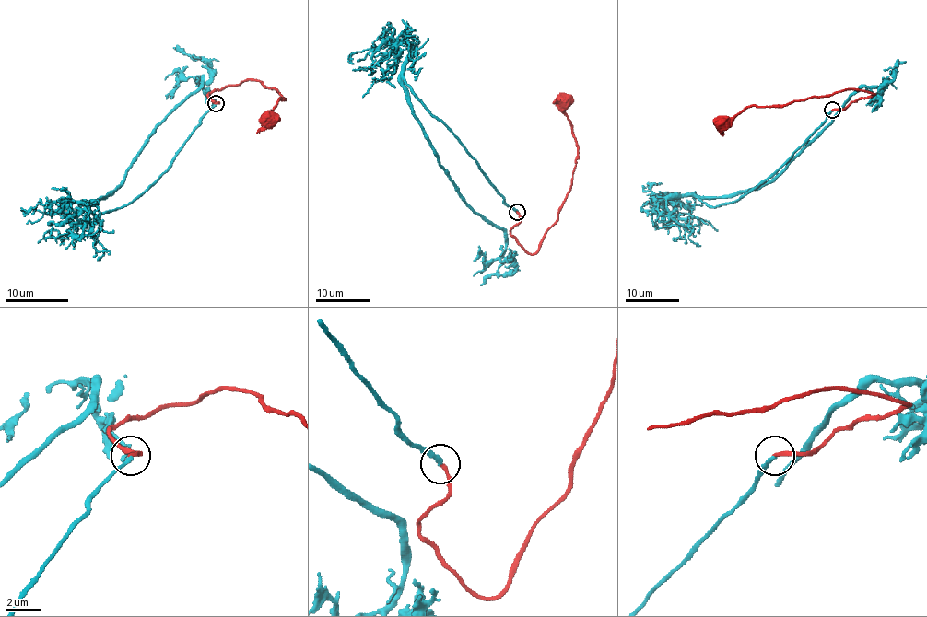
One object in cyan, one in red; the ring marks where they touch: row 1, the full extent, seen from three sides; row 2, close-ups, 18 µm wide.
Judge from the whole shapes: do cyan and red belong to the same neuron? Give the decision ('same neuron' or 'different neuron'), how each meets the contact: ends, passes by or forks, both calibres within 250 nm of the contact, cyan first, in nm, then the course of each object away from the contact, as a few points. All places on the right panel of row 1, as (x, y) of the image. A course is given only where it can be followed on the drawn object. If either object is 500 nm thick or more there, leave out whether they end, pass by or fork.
different neuron; cyan ends there; red ends there; 220 nm thick on the cyan side, 200 nm on the other; cyan runs (832, 110), (744, 195), (717, 206), (699, 200), (771, 180), (852, 95), (863, 87), (881, 92), (905, 62); red runs (832, 110), (841, 110), (850, 103), (874, 94), (850, 88), (784, 105), (746, 106), (722, 131), (722, 136)

